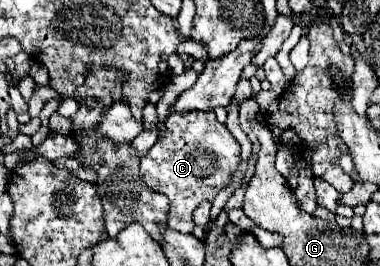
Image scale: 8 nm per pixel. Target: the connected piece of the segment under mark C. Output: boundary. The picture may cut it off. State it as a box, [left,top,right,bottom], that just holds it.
[140,110,240,234]

